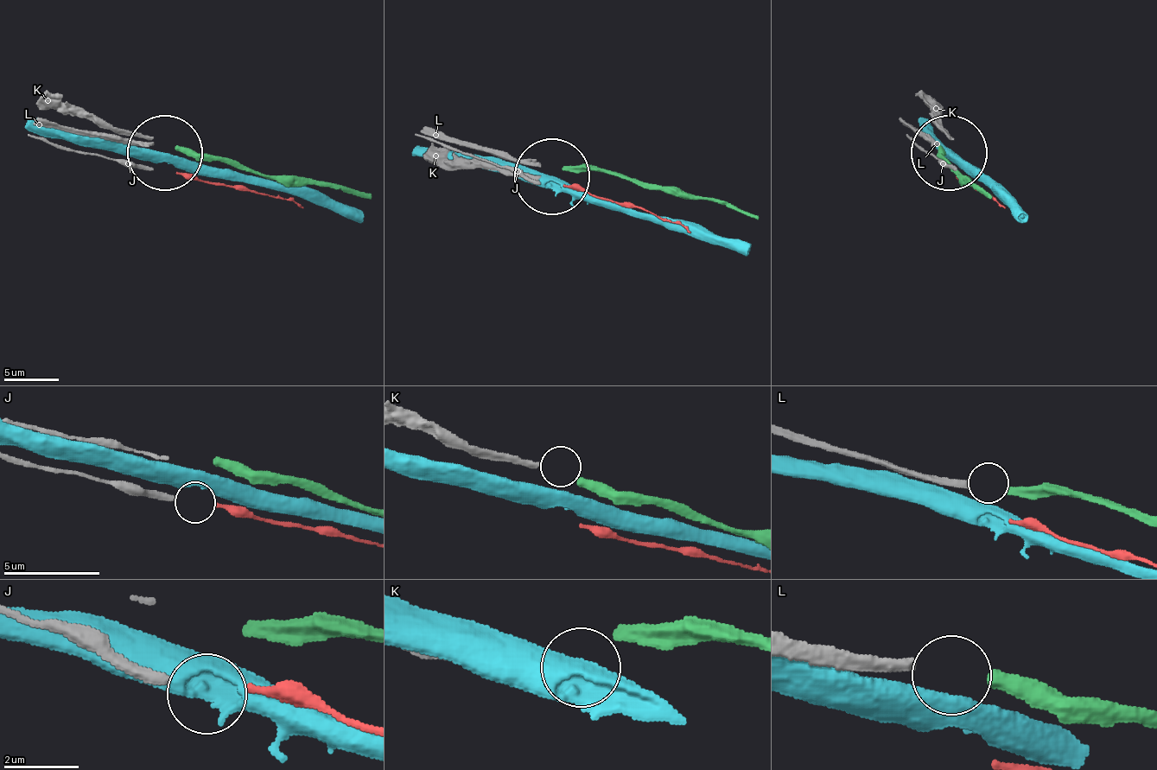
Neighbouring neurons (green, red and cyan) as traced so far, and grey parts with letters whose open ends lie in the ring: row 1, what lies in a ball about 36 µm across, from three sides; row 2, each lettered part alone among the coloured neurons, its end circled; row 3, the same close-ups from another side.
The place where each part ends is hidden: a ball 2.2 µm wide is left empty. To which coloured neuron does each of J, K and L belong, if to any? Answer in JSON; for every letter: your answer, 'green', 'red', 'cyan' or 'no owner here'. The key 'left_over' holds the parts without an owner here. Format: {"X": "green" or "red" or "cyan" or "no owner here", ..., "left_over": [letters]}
{"J": "red", "K": "no owner here", "L": "green", "left_over": ["K"]}

